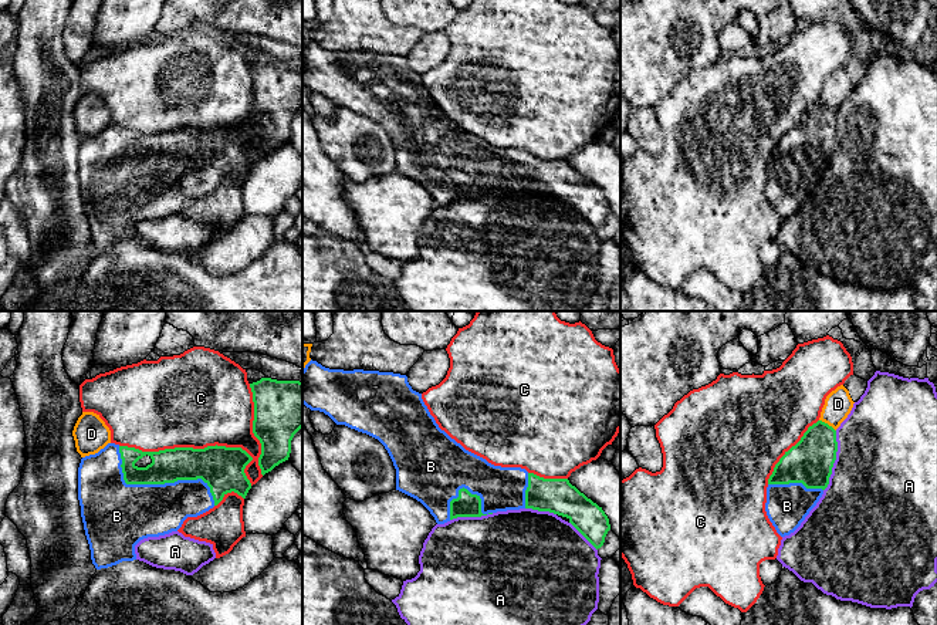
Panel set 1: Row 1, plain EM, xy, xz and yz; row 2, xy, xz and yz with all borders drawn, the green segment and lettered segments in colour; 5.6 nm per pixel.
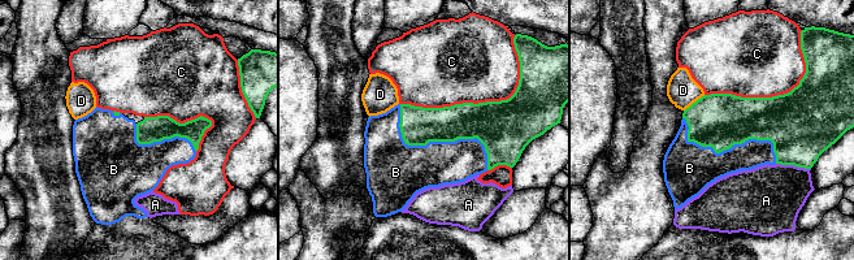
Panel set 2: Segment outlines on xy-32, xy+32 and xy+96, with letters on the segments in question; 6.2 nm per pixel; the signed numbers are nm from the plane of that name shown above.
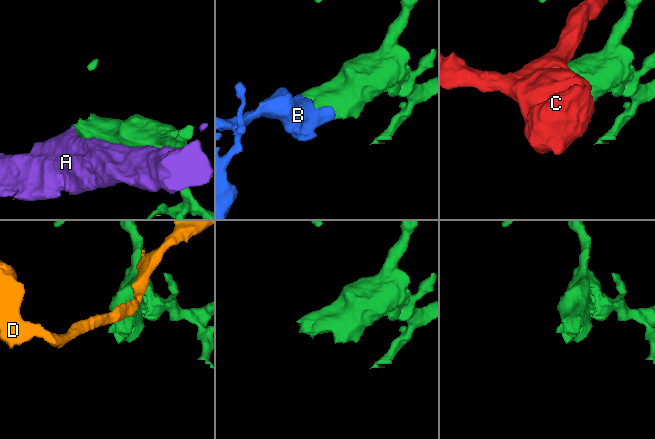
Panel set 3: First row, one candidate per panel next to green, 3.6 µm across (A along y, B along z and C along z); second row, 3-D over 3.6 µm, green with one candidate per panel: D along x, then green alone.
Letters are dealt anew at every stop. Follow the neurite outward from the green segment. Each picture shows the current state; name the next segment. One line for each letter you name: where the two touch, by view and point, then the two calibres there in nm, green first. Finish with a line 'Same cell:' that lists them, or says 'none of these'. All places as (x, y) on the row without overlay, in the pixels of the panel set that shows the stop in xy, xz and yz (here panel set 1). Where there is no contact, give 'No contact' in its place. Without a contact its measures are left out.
B: Touches green at xy (158, 165). Thickness 190 nm (green) against 340 nm
Same cell: B

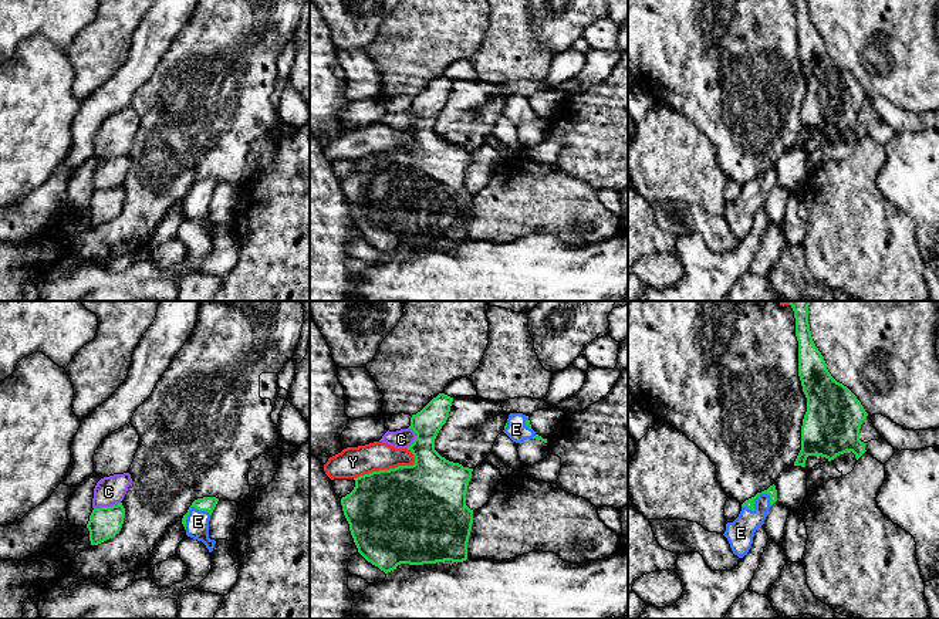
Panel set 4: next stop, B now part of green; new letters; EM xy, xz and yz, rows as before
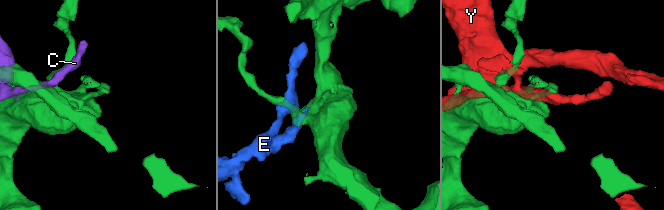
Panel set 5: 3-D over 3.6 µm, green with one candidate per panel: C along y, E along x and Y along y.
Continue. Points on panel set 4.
E: Touches green at yz (753, 185). Thickness 60 nm (green) against 150 nm
Same cell: E

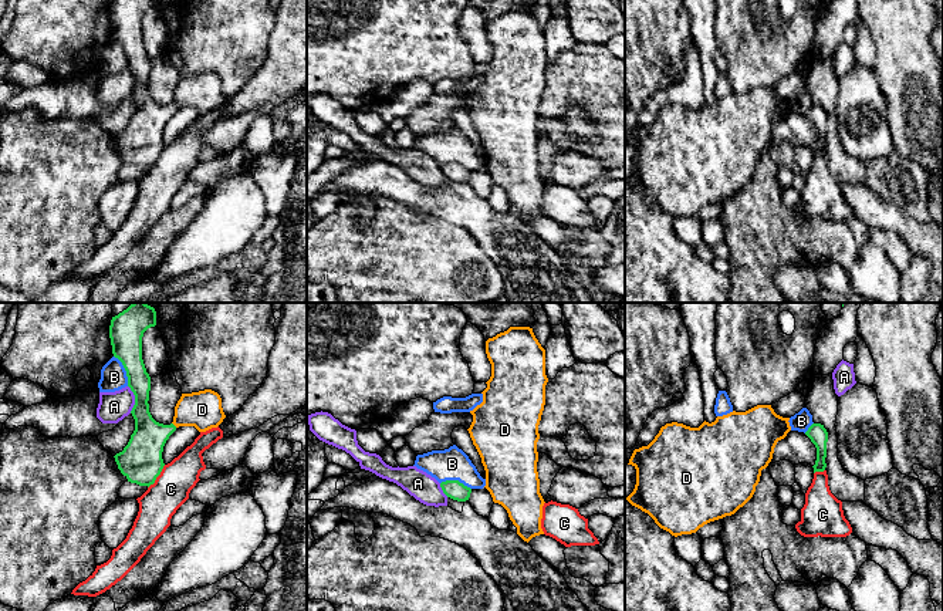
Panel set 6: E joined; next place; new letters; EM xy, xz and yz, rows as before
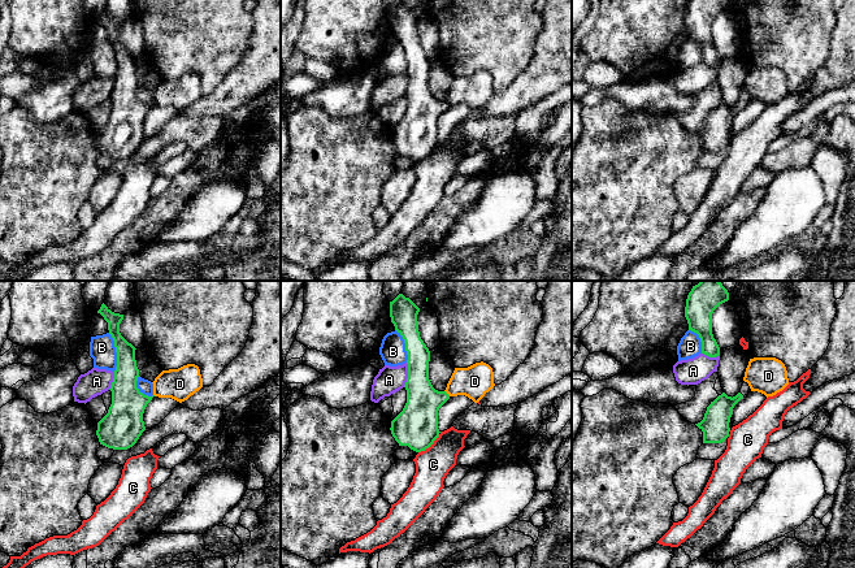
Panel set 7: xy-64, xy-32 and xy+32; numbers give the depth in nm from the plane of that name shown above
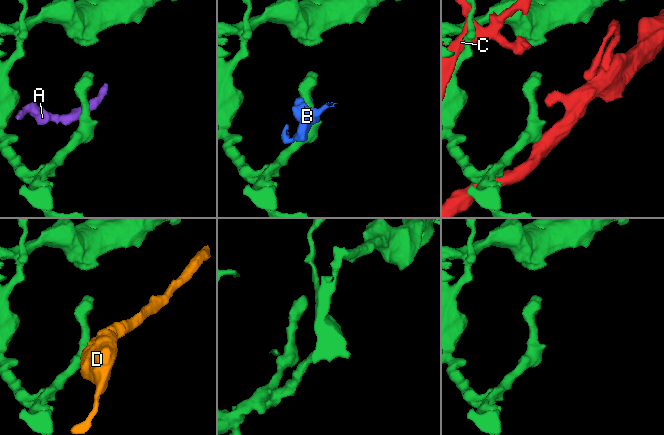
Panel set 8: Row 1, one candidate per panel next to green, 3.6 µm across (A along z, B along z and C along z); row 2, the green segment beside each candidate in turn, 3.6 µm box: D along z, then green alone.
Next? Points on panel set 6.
Same cell: none of these

